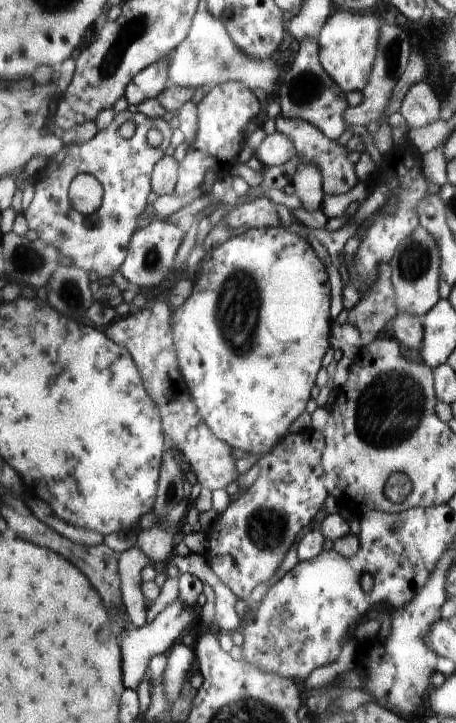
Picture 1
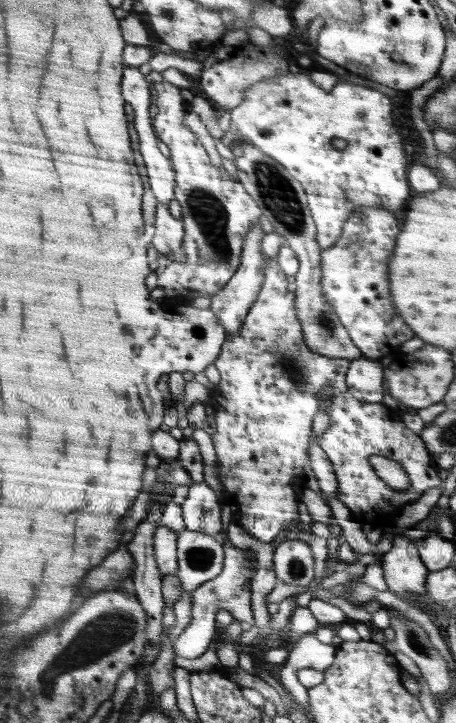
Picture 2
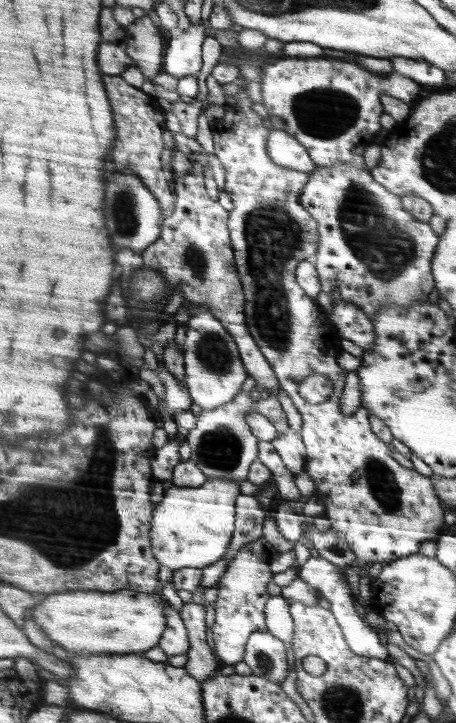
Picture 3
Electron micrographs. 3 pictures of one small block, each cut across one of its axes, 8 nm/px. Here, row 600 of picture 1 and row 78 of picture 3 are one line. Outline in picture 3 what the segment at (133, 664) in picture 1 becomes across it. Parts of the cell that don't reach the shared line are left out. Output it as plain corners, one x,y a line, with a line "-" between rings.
201,22
191,24
187,32
173,34
167,46
163,72
177,80
185,76
197,76
203,66
201,48
207,36
209,36
209,30

